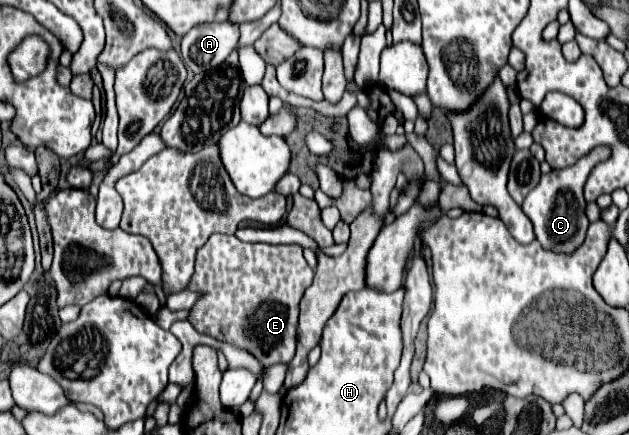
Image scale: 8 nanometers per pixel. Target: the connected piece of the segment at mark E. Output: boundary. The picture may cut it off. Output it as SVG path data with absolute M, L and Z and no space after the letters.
M216 234L200 248L188 290L200 294L188 322L216 340L250 352L264 368L292 360L300 296L312 284L312 268L298 244L248 244L236 236Z

